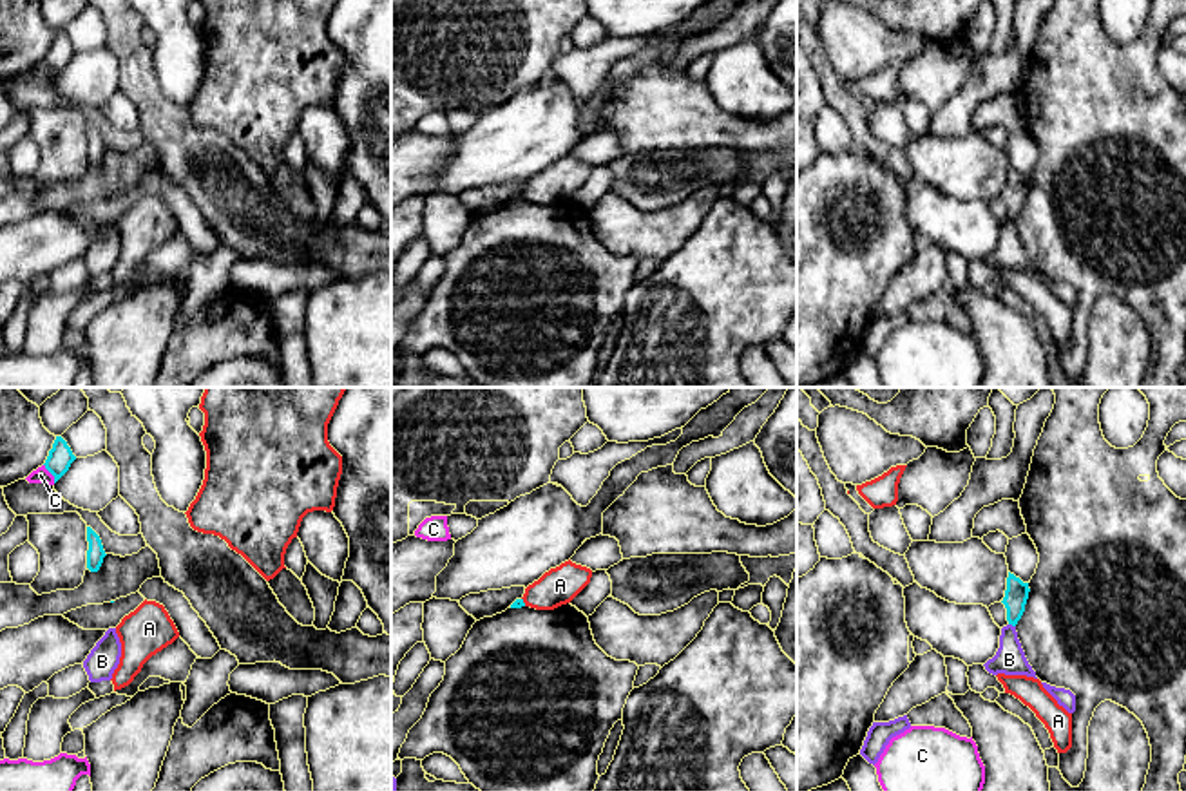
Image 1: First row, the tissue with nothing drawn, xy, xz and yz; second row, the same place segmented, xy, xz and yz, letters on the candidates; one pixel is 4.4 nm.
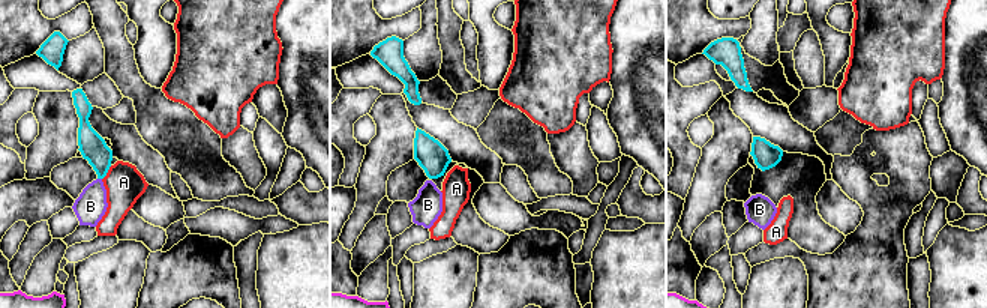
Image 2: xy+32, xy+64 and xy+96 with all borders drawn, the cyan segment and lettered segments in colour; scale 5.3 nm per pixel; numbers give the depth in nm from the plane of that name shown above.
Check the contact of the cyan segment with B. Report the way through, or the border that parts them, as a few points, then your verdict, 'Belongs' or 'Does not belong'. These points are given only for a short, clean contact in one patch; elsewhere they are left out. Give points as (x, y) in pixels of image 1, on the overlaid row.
Boundary: yz (1009, 623), (1014, 627). Does not belong

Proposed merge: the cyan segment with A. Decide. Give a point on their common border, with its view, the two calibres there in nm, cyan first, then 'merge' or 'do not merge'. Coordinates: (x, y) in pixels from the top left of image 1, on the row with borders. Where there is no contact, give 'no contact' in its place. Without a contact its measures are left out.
contact xz (522, 601); calibres 50 and 170 nm; do not merge

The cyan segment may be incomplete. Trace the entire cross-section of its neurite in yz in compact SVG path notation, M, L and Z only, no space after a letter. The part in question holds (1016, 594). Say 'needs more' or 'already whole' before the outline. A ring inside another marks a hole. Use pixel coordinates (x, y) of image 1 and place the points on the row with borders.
already whole | M1009 572L1007 577L1007 590L1003 597L1003 605L1007 608L1007 621L1009 624L1016 626L1025 612L1025 605L1028 599L1028 583L1023 583L1019 577Z

